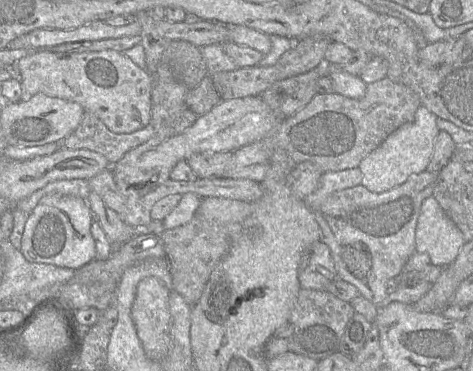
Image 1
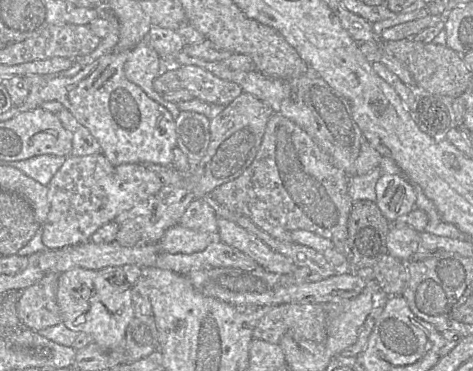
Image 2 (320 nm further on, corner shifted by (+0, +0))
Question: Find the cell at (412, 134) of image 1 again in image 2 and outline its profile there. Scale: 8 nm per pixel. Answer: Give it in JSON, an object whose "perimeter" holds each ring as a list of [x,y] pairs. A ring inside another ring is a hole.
{"perimeter":[[[382,173],[376,183],[375,191],[375,204],[391,224],[415,208],[415,192],[403,175]]]}

